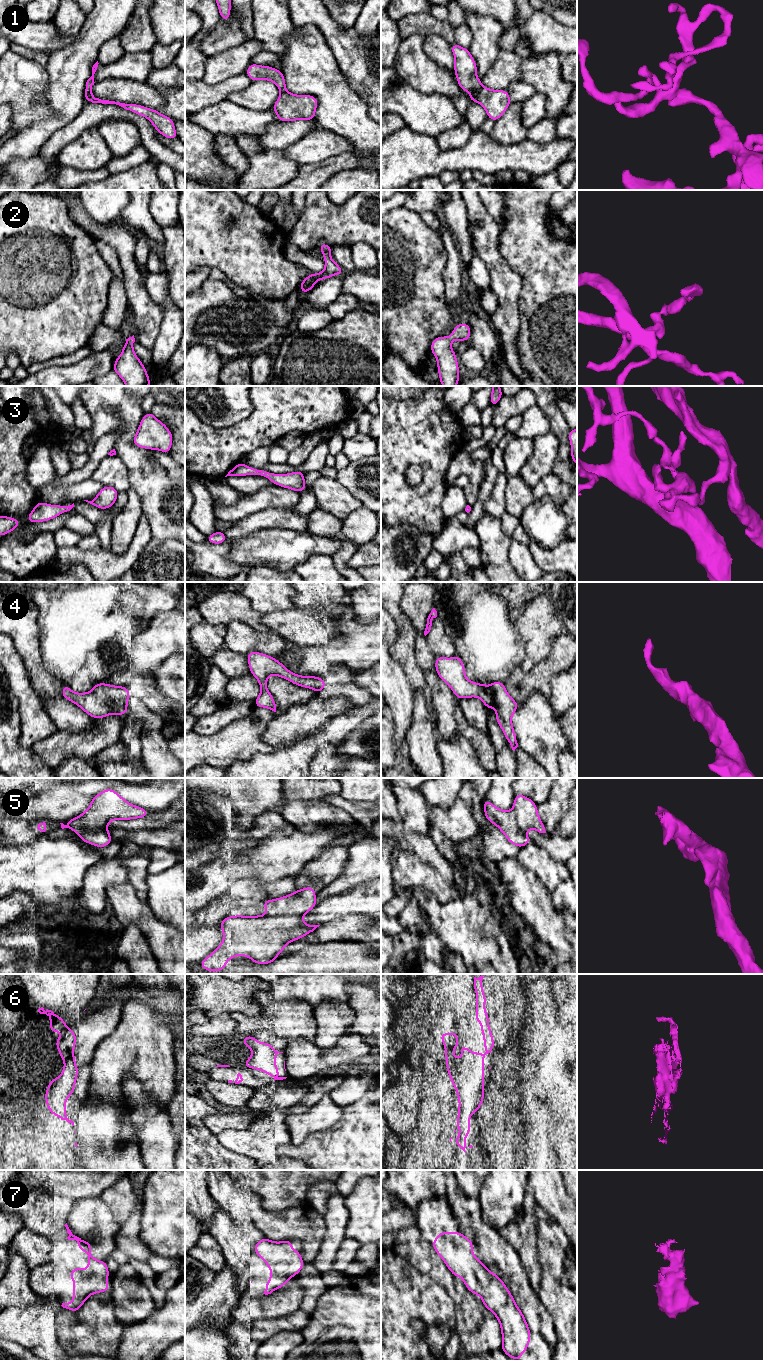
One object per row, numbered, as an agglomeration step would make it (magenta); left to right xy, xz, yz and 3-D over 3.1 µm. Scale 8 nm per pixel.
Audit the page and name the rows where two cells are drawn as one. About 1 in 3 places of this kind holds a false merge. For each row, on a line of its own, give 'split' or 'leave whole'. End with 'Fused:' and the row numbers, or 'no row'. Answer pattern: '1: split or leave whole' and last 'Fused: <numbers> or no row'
1: split
2: leave whole
3: leave whole
4: leave whole
5: leave whole
6: leave whole
7: leave whole
Fused: 1

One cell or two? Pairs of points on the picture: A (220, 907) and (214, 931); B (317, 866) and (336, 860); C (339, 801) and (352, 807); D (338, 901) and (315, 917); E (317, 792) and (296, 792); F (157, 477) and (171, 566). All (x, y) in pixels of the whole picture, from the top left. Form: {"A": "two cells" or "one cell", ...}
{"A": "two cells", "B": "one cell", "C": "one cell", "D": "one cell", "E": "one cell", "F": "two cells"}

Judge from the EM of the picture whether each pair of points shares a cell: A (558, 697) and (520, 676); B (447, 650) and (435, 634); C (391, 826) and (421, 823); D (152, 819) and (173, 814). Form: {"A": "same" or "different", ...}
{"A": "different", "B": "same", "C": "different", "D": "same"}

